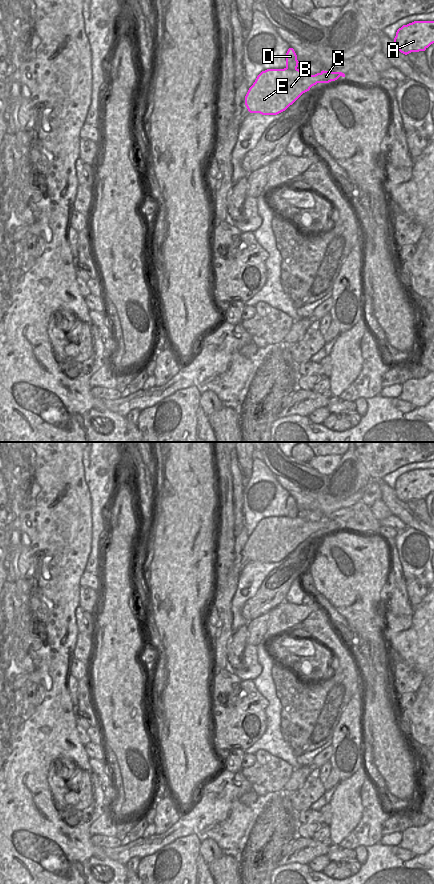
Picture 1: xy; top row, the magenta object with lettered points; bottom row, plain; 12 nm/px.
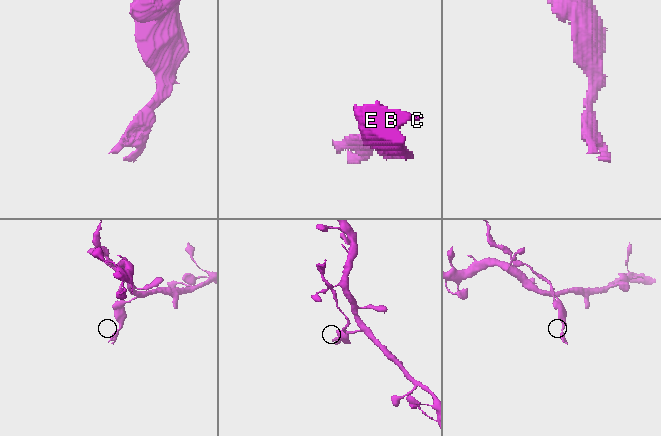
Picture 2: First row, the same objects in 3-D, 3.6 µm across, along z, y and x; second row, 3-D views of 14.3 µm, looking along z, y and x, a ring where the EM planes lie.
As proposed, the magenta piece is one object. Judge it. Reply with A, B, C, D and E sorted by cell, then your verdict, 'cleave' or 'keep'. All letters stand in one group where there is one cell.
A B C E / D | cleave

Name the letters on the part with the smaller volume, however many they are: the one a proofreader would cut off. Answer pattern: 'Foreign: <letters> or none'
Foreign: D

